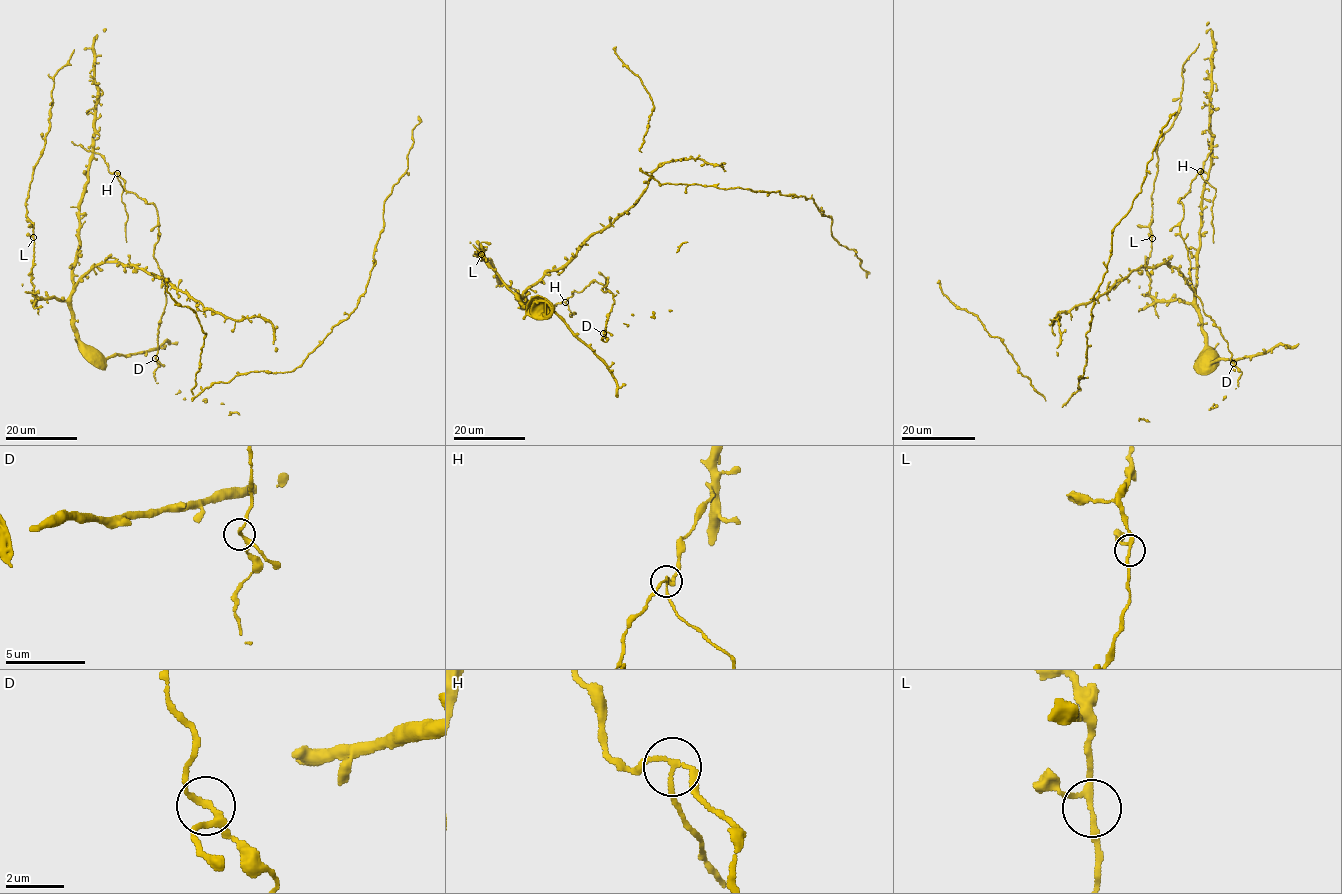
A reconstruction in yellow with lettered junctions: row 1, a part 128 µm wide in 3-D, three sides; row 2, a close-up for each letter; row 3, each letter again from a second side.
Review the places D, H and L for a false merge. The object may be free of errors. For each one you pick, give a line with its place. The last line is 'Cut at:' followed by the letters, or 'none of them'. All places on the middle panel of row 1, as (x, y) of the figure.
H: (565, 302)
Cut at: H

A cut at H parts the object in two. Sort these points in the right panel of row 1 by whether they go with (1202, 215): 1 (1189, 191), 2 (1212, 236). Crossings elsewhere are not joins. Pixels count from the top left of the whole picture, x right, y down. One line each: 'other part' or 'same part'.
1: same part
2: other part

